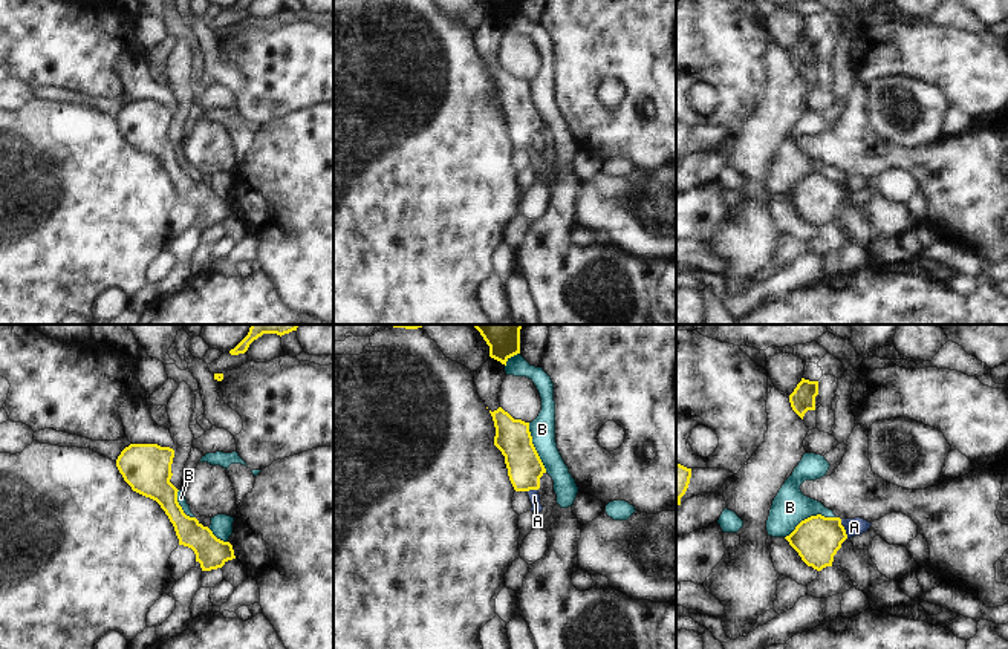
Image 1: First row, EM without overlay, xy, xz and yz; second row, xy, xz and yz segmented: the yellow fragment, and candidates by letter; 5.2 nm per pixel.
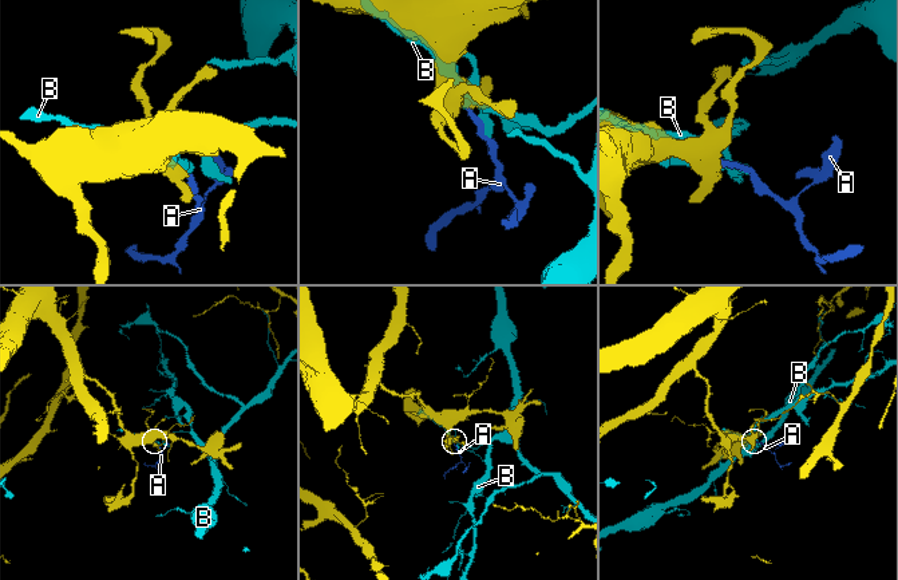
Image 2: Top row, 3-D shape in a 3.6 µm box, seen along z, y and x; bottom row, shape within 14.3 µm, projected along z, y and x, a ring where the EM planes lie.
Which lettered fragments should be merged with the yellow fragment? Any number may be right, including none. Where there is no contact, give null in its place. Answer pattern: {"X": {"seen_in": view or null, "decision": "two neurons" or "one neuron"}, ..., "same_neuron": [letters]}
{"A": {"seen_in": "yz", "decision": "one neuron"}, "B": {"seen_in": "yz", "decision": "two neurons"}, "same_neuron": ["A"]}

